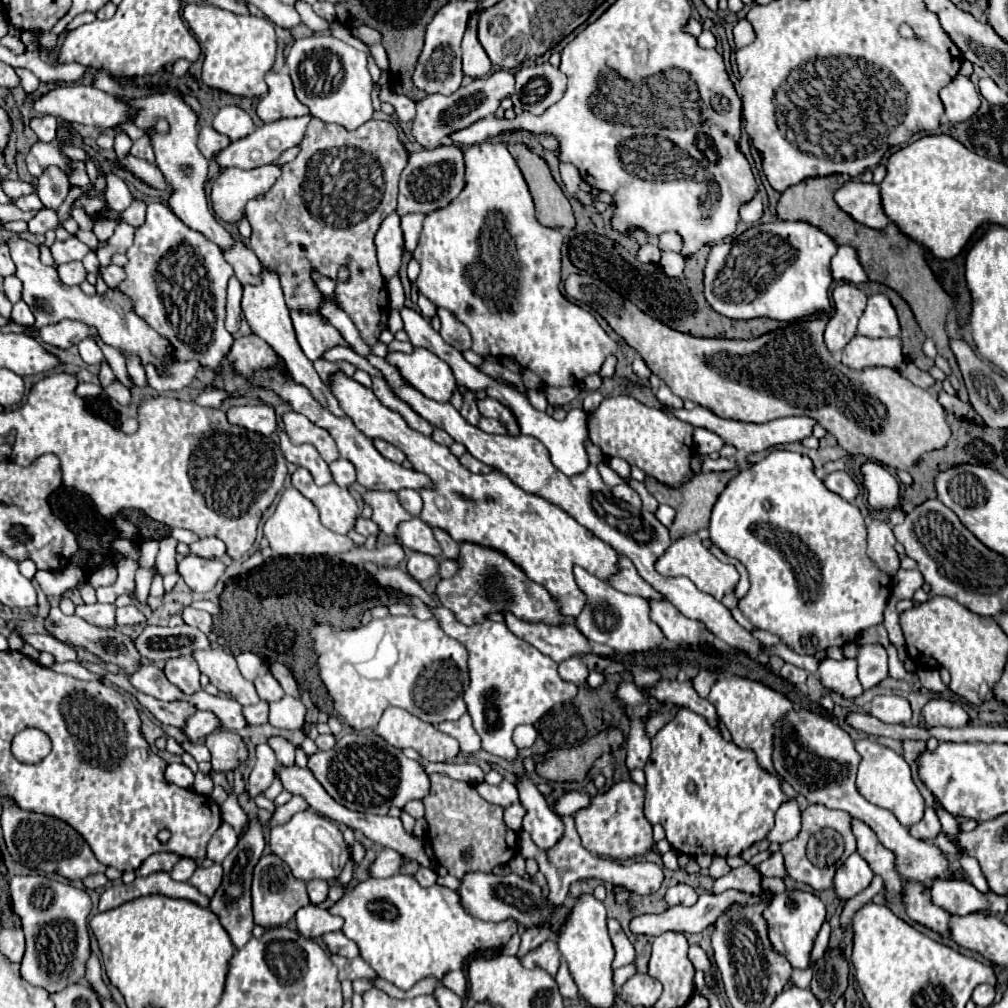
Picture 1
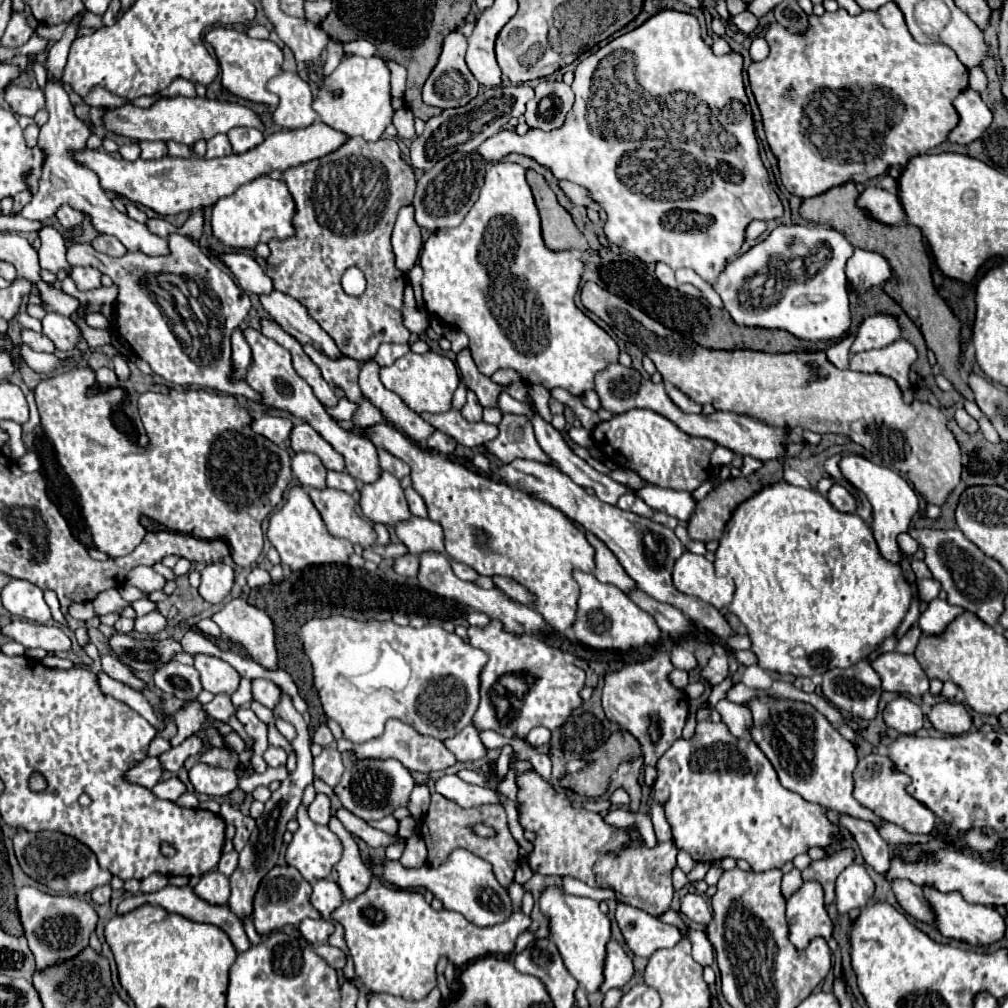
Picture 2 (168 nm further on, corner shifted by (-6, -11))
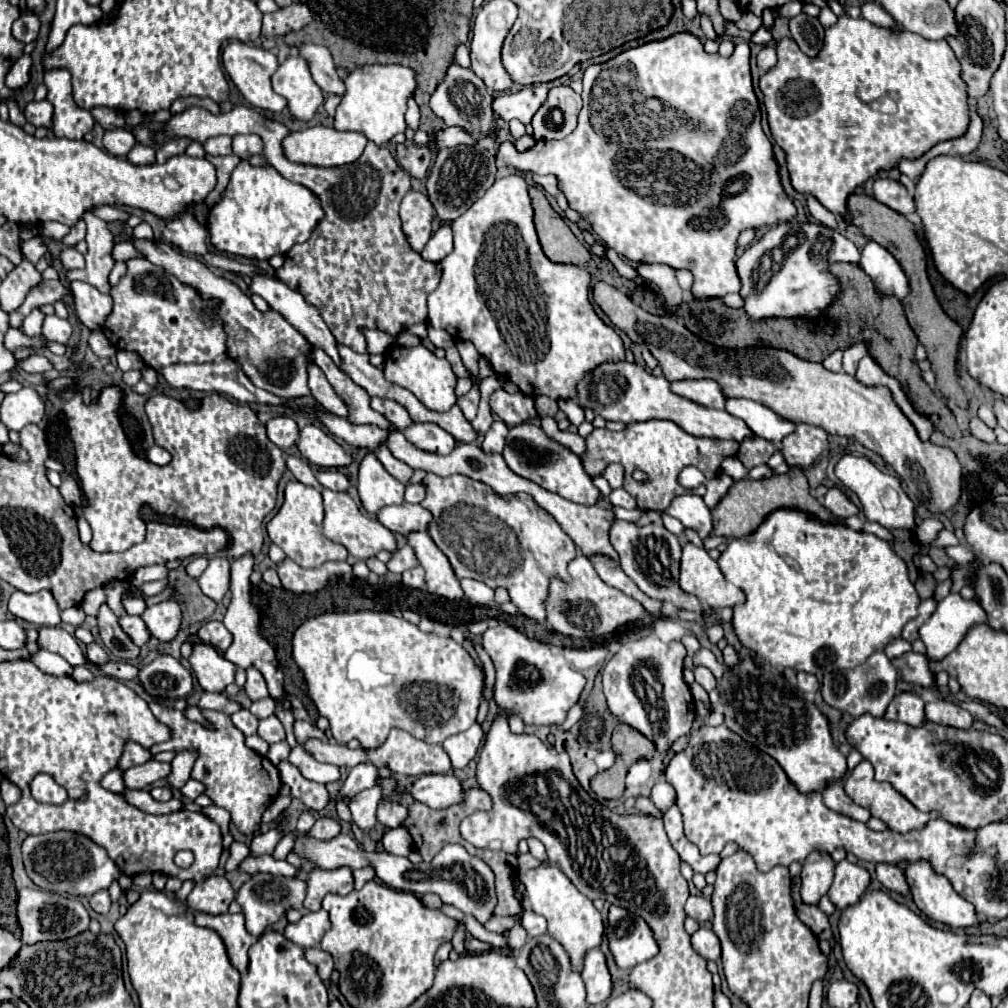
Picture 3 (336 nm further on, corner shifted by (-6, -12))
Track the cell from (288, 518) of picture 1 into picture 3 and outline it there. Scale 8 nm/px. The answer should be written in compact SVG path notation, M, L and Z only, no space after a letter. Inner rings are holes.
M293 480L285 486L285 502L279 508L279 512L269 520L267 534L271 542L275 542L291 560L295 560L303 568L319 568L327 560L345 560L347 550L343 550L343 546L323 536L321 522L323 522L321 492L313 486L305 486Z

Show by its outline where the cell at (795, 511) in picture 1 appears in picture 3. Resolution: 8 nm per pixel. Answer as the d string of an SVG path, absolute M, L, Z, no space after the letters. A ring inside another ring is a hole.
M775 510L773 514L769 514L767 520L759 526L759 530L755 530L755 534L751 534L747 538L735 538L729 542L727 550L719 558L719 566L725 574L725 578L729 582L733 582L735 586L739 586L747 596L745 604L739 604L733 608L733 612L735 612L733 614L733 626L735 626L735 632L739 636L741 644L747 646L749 650L753 650L755 654L759 654L771 666L793 668L797 672L803 670L803 672L817 674L817 676L831 672L831 670L859 666L859 662L865 662L875 650L883 650L889 642L893 642L895 638L901 638L903 626L909 620L917 618L917 606L921 602L913 582L909 580L909 570L907 570L905 560L895 554L895 550L891 548L889 542L877 538L875 534L863 534L863 532L851 530L851 528L841 526L841 524L823 524L823 522L811 518L809 514L803 514L801 510Z

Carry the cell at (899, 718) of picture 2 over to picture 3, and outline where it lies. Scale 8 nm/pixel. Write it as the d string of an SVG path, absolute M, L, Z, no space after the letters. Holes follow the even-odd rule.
M903 692L891 700L891 704L887 706L885 718L897 720L897 722L907 722L909 726L921 726L921 722L925 720L923 706L925 706L925 702L921 700L919 694Z

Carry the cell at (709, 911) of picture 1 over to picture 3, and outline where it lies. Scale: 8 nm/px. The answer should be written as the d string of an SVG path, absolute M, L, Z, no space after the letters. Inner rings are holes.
M619 906L609 908L607 940L617 968L623 970L631 970L637 964L651 960L659 952L647 922Z

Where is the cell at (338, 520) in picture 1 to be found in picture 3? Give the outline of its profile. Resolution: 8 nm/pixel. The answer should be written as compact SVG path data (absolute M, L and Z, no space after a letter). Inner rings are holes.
M321 490L321 494L323 494L323 506L325 506L325 518L323 518L323 536L325 538L329 538L335 544L345 546L347 552L353 554L357 560L367 560L381 550L389 550L389 552L397 550L395 534L391 530L387 530L377 518L363 516L359 506L353 502L353 498L347 492Z

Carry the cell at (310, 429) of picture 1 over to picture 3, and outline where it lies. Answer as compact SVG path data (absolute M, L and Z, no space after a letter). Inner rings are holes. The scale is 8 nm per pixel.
M305 426L299 434L297 448L305 460L323 468L341 468L351 464L351 454L339 446L329 434L325 434L319 426Z

